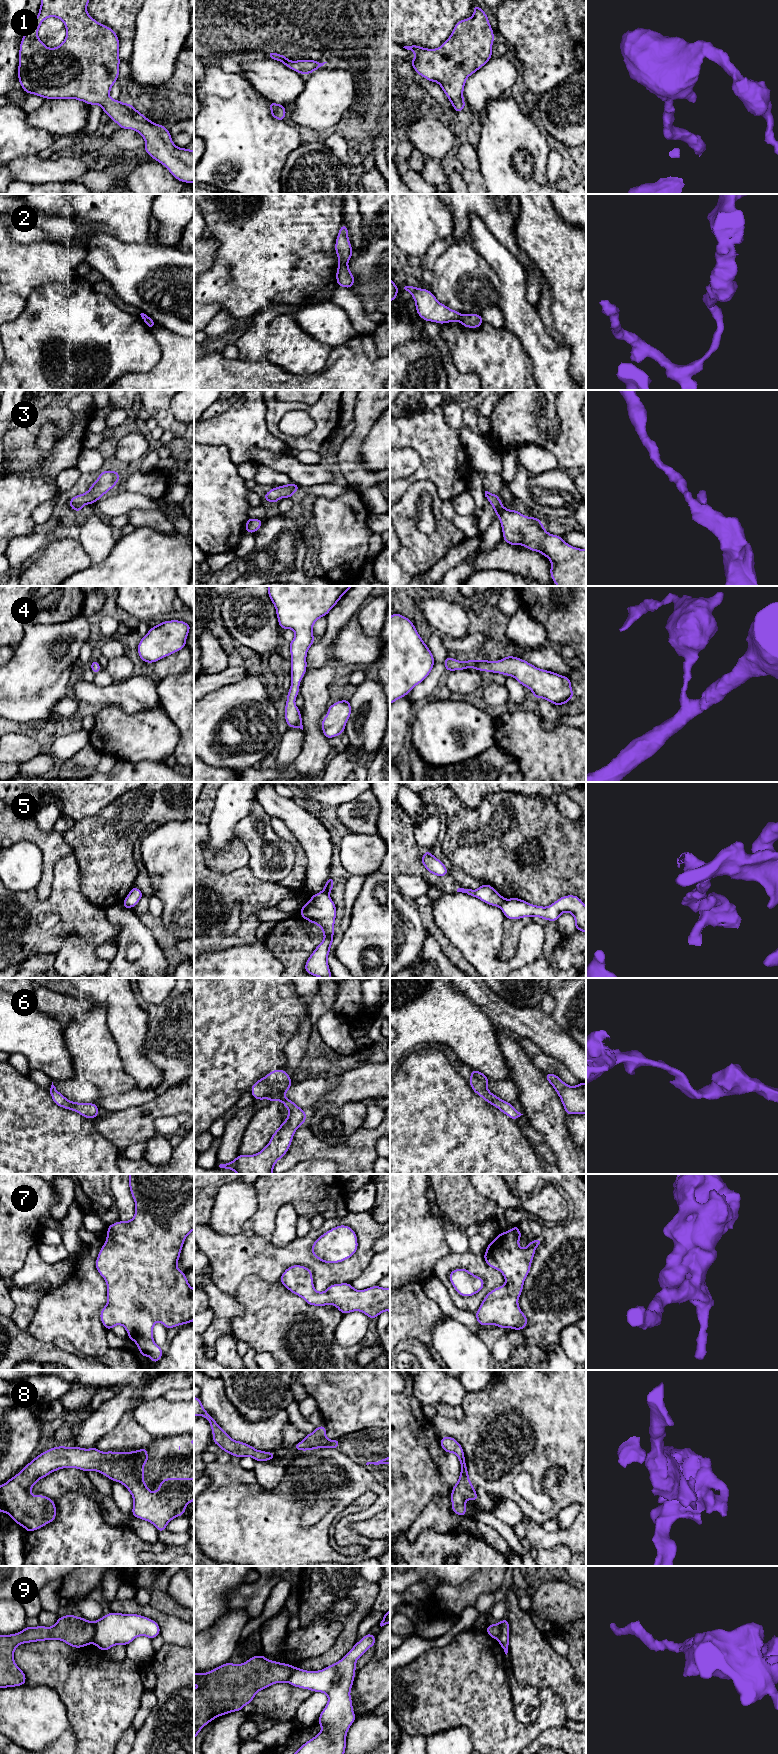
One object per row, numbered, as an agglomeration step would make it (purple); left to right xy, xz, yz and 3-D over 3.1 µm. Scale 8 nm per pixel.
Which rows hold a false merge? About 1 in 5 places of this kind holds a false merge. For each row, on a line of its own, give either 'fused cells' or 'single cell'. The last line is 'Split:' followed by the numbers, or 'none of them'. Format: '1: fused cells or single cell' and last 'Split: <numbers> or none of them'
1: single cell
2: fused cells
3: single cell
4: single cell
5: fused cells
6: single cell
7: single cell
8: single cell
9: fused cells
Split: 2, 5, 9

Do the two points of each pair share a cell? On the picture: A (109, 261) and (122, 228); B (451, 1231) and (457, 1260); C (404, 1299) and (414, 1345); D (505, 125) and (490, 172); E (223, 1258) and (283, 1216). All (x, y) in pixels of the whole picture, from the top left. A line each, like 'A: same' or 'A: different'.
A: different
B: different
C: different
D: same
E: different

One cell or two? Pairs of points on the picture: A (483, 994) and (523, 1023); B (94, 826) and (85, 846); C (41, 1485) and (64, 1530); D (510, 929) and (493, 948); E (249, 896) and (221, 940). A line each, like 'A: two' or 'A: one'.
A: one
B: one
C: two
D: two
E: one

